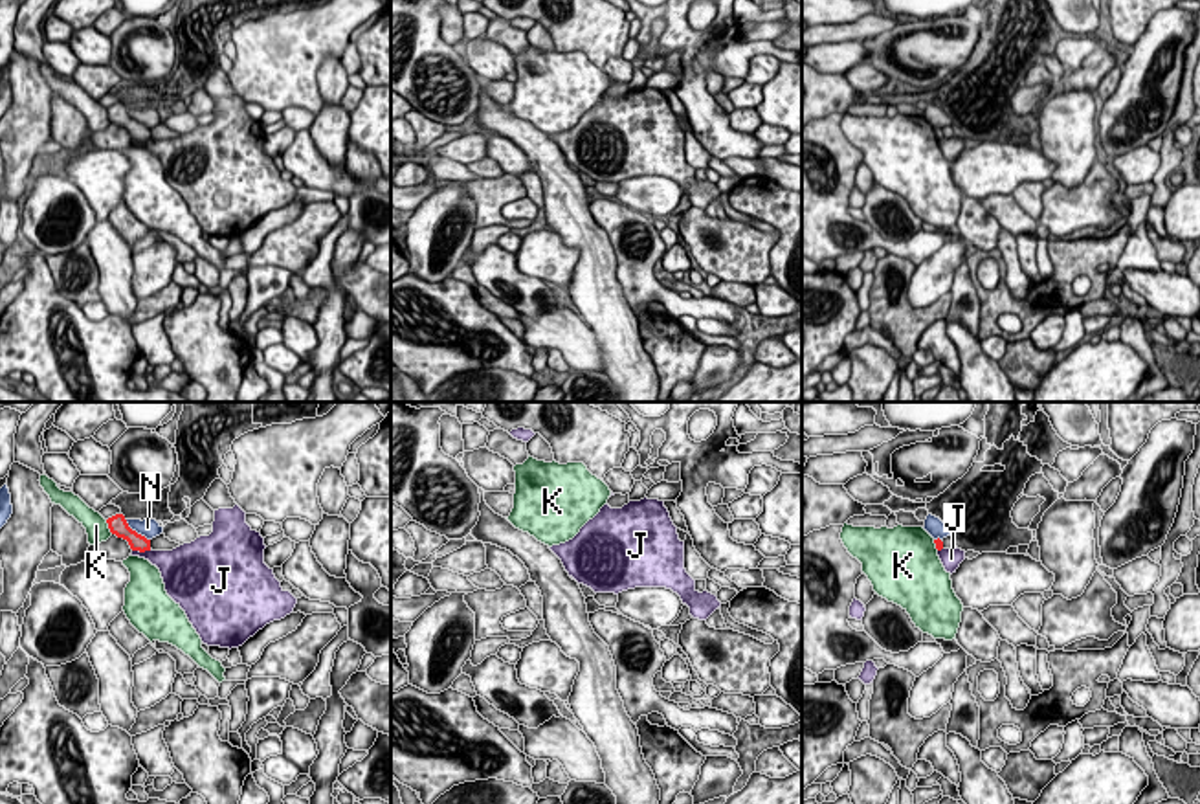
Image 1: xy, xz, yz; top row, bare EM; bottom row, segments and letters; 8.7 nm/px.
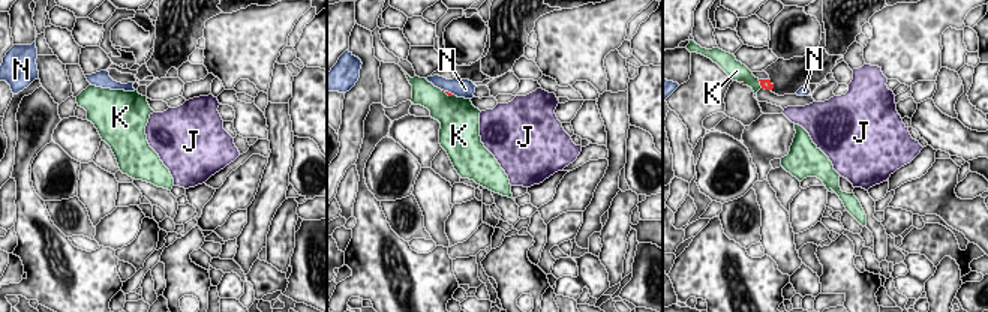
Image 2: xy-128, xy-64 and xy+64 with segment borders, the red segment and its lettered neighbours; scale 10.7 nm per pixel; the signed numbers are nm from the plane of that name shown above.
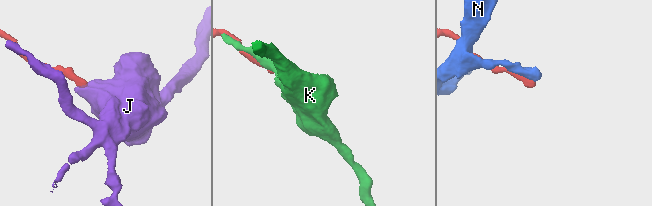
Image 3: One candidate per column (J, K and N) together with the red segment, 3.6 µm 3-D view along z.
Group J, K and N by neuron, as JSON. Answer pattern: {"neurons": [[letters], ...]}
{"neurons": [["J"], ["K"], ["N"]]}

